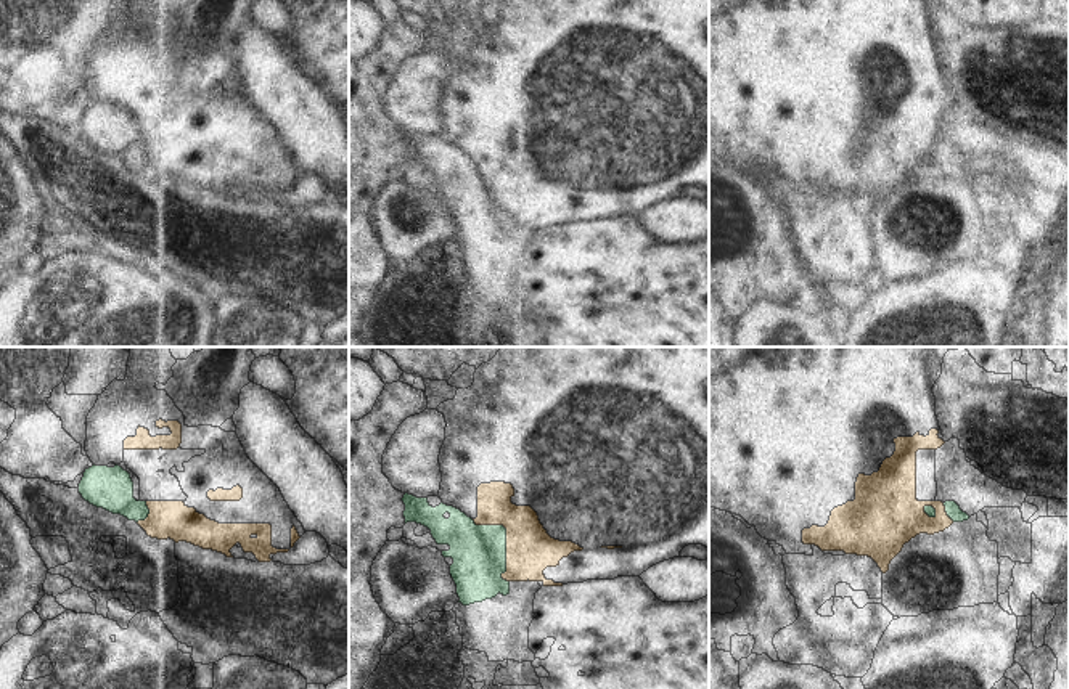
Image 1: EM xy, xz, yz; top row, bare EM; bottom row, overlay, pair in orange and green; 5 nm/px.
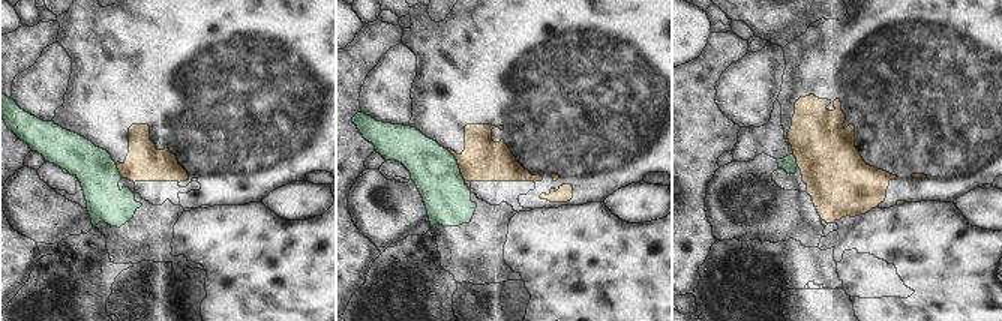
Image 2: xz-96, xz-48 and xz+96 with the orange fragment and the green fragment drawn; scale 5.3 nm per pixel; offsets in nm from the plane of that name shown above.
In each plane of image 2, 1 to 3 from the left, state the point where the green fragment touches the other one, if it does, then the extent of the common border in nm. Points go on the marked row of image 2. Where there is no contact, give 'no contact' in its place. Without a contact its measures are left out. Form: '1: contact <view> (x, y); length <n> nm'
1: contact xz-96 (119, 171); length 90 nm
2: contact xz-48 (458, 164); length 200 nm
3: contact xz+96 (797, 161); length 70 nm

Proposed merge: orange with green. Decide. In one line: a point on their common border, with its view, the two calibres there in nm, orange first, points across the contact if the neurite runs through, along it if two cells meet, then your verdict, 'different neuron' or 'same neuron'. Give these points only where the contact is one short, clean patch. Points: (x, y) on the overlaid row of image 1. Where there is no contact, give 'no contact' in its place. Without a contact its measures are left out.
xz (507, 540) | 240/280 nm | along xz (471, 519), (505, 529), (502, 577), (508, 582) | different neuron

